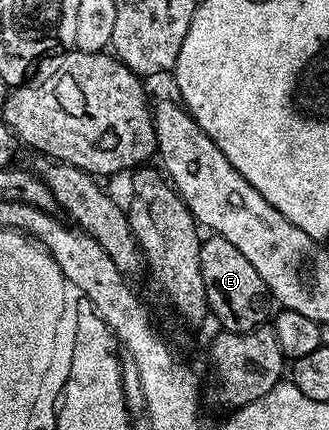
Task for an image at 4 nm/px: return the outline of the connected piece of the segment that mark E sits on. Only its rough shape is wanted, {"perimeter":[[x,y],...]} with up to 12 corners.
{"perimeter":[[224,237],[202,239],[206,306],[227,331],[271,318],[264,277]]}

